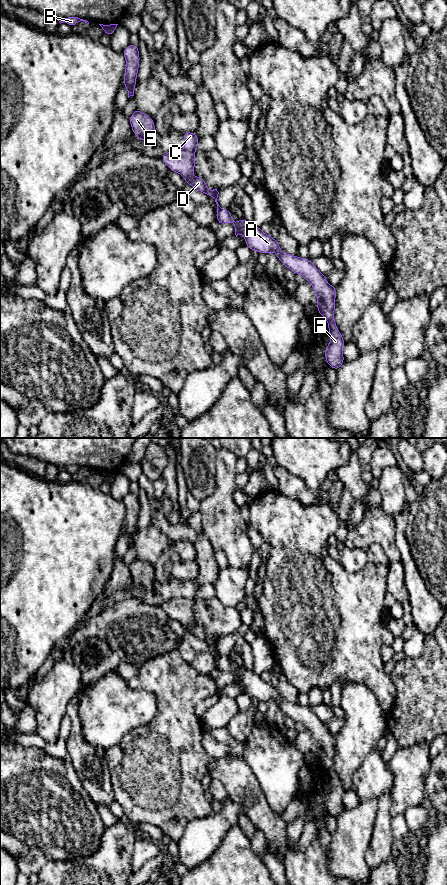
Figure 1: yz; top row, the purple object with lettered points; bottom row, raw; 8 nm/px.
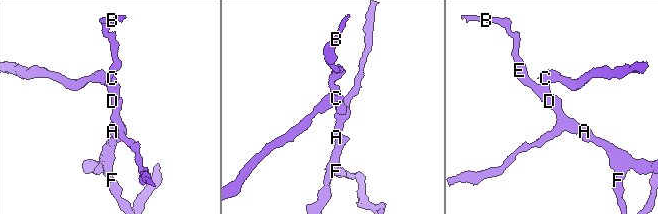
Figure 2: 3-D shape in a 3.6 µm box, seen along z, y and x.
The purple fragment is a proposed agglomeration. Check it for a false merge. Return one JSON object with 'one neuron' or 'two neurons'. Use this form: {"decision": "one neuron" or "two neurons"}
{"decision": "two neurons"}

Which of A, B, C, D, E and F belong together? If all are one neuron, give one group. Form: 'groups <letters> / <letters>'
groups A B D E F / C

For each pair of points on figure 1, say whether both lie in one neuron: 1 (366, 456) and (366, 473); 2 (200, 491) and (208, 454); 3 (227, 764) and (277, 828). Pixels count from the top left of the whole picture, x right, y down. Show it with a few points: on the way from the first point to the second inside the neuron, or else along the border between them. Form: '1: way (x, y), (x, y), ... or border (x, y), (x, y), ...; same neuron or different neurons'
1: way (366, 460), (366, 469); same neuron
2: way (200, 482), (200, 463); same neuron
3: way (239, 780), (242, 788), (261, 812); same neuron

